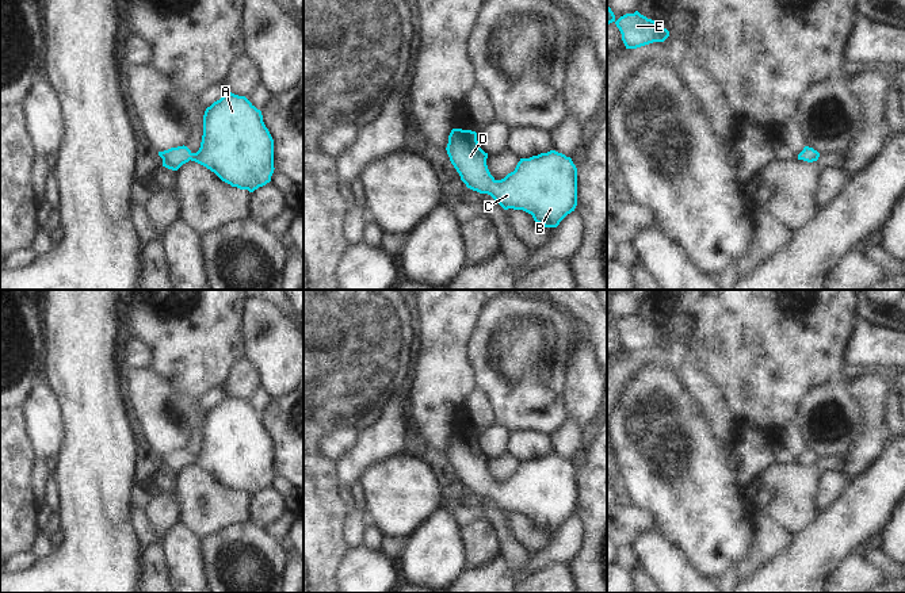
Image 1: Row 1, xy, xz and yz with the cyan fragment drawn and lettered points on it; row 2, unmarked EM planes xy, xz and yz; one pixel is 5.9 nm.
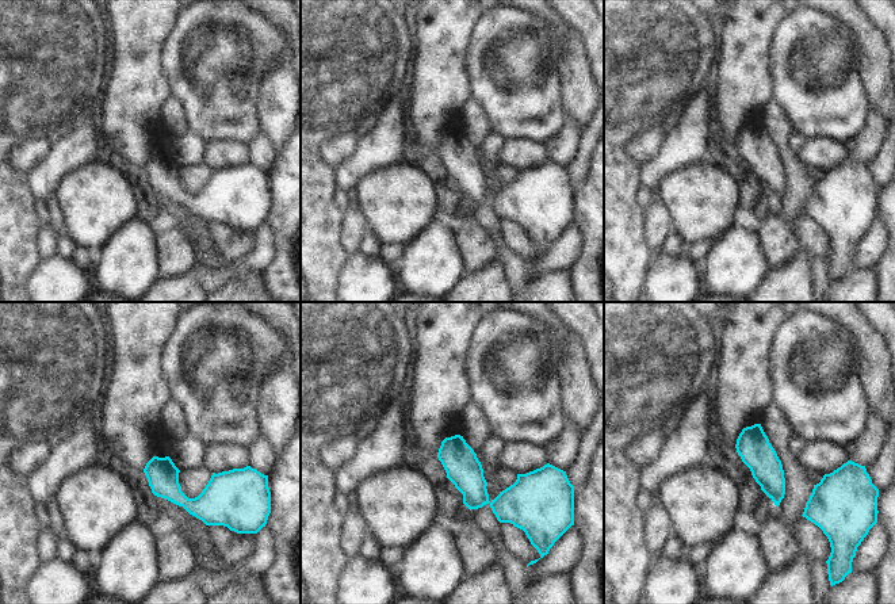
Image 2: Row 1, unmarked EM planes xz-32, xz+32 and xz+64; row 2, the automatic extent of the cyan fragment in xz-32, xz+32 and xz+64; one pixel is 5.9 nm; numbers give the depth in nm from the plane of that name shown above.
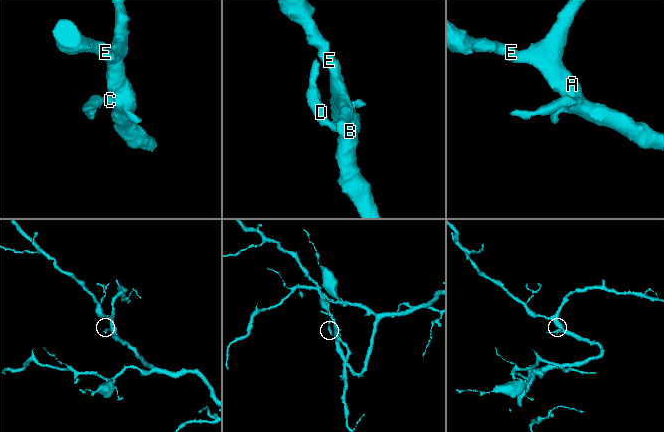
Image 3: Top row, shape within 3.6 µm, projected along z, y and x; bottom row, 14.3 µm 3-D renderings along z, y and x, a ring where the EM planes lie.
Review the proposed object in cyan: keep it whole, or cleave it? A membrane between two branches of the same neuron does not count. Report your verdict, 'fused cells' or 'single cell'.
single cell

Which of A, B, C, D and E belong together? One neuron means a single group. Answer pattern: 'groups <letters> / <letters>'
groups A B C D E

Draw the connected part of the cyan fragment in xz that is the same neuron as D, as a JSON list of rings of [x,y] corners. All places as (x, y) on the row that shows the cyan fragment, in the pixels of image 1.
[[[452,129],[446,150],[467,188],[490,195],[504,210],[531,214],[545,227],[557,227],[577,206],[577,168],[562,153],[520,158],[513,172],[496,180],[476,131]]]

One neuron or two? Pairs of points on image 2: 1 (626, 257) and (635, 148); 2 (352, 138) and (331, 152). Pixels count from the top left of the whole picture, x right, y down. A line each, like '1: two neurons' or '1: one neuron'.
1: two neurons
2: one neuron

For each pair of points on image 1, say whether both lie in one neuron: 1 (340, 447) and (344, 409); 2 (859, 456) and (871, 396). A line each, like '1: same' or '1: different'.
1: different
2: same

